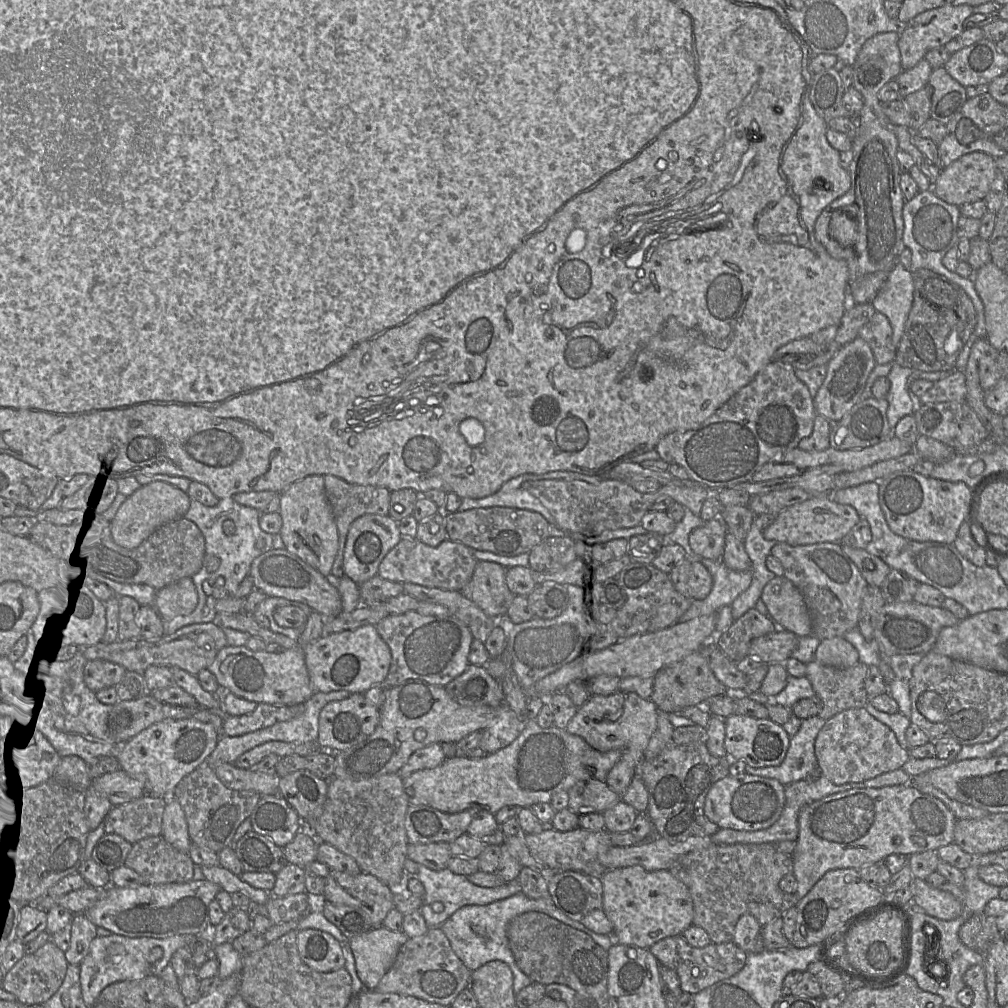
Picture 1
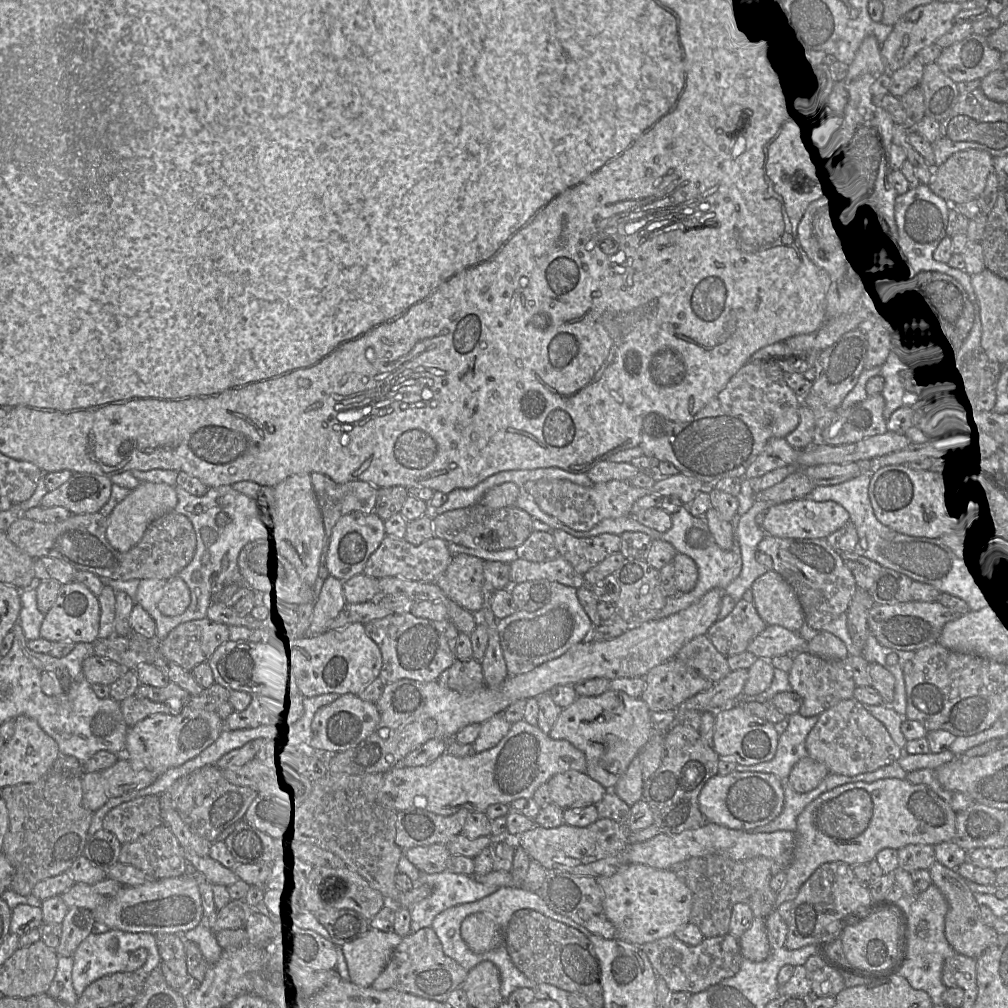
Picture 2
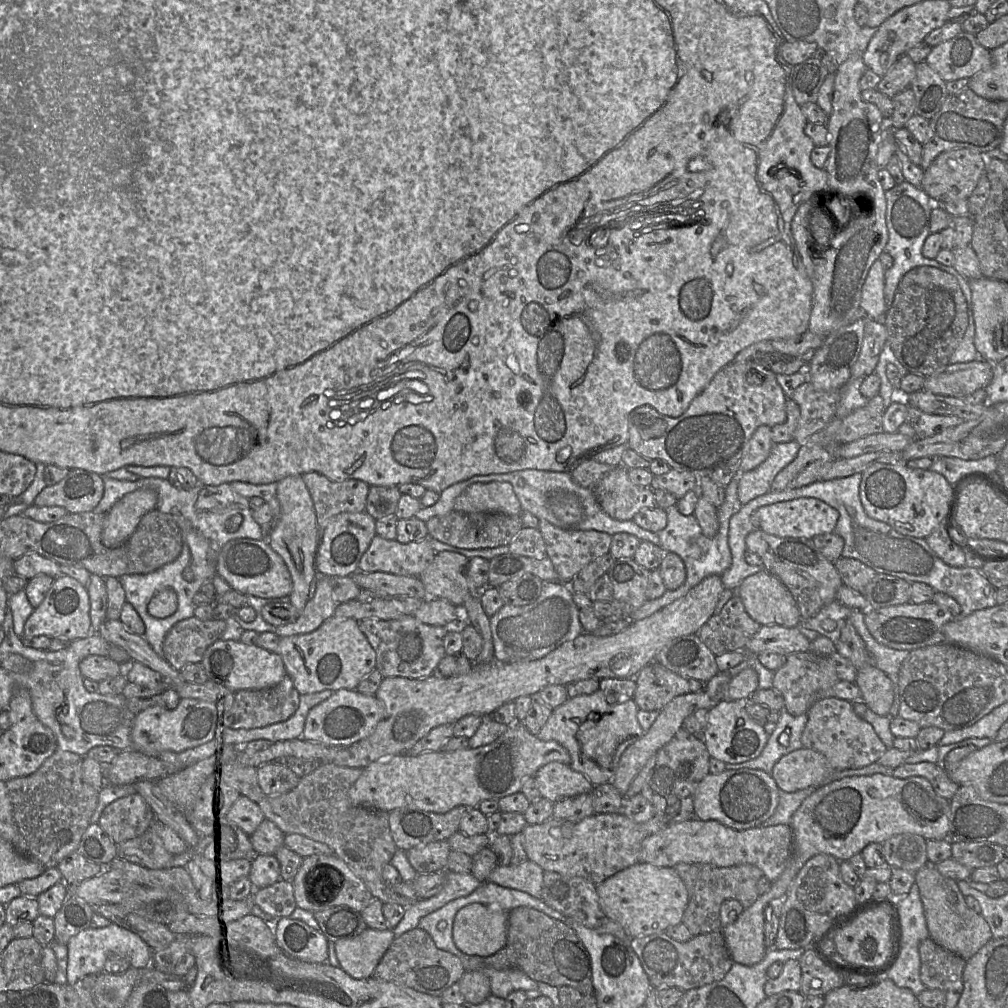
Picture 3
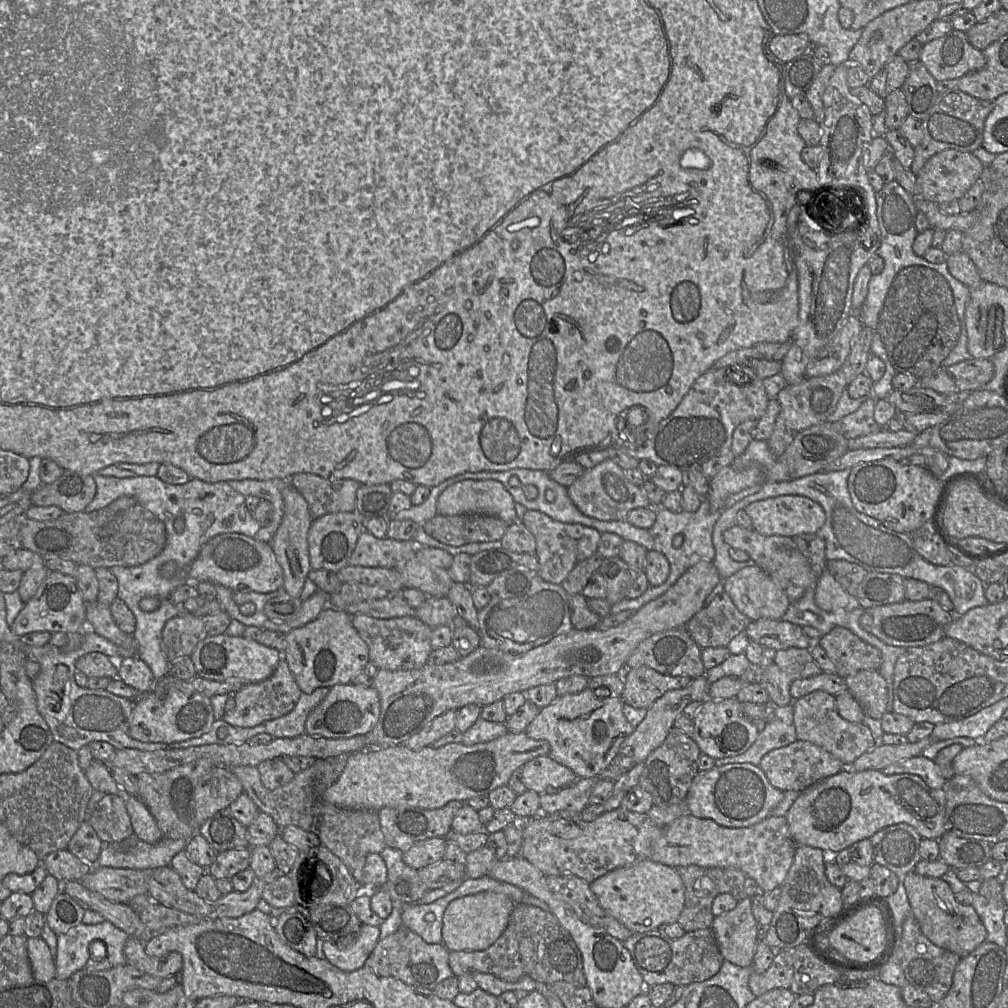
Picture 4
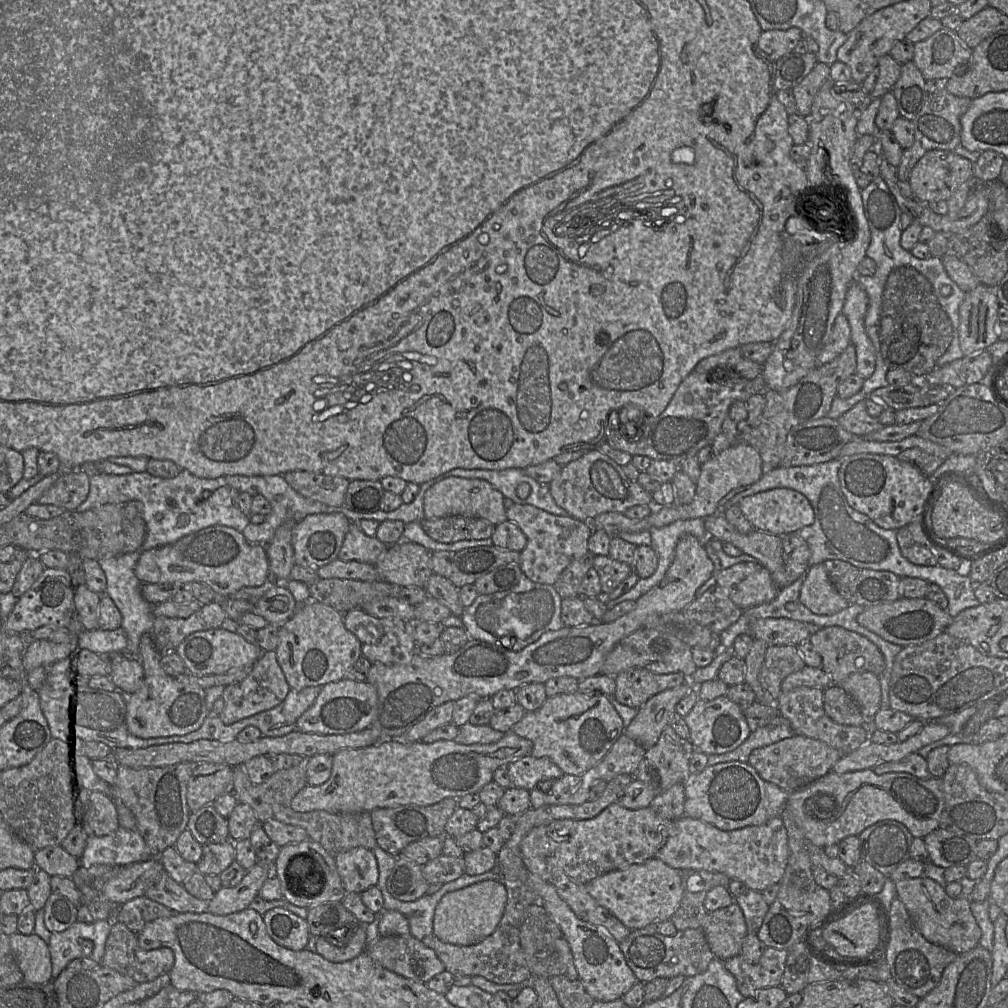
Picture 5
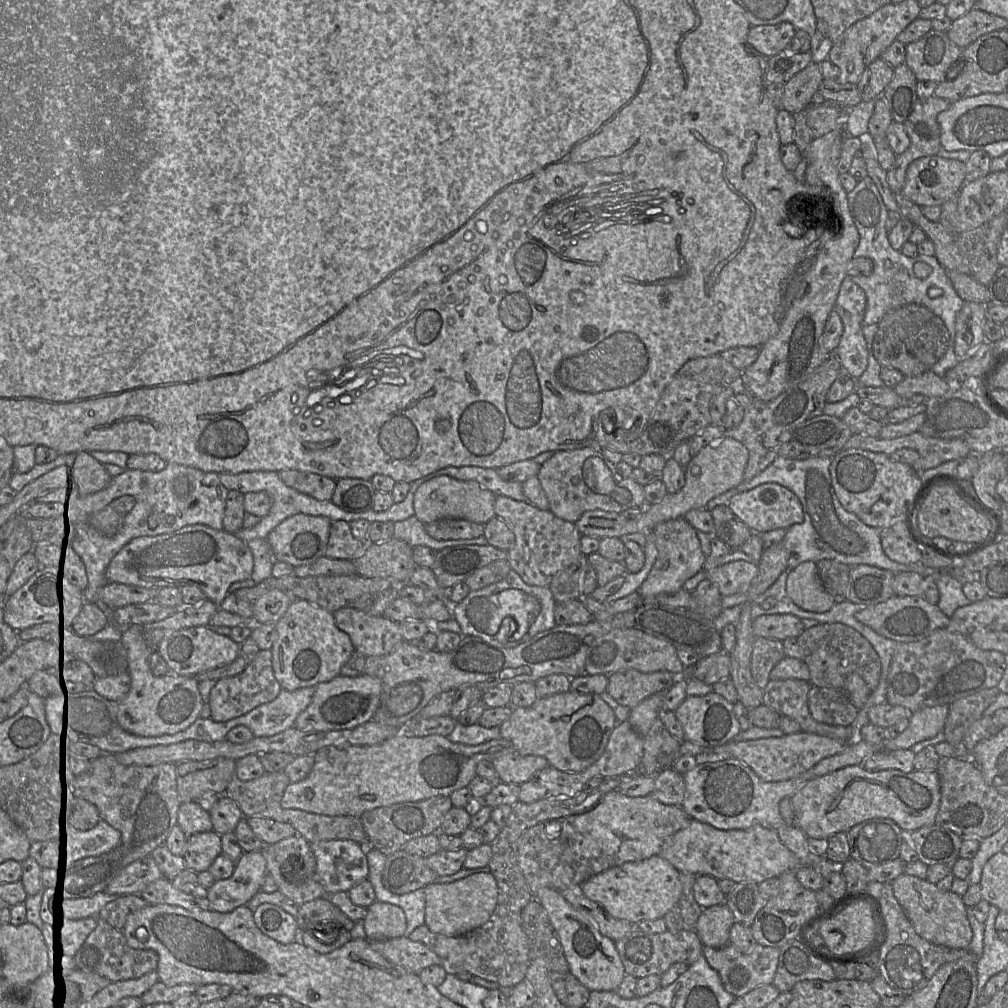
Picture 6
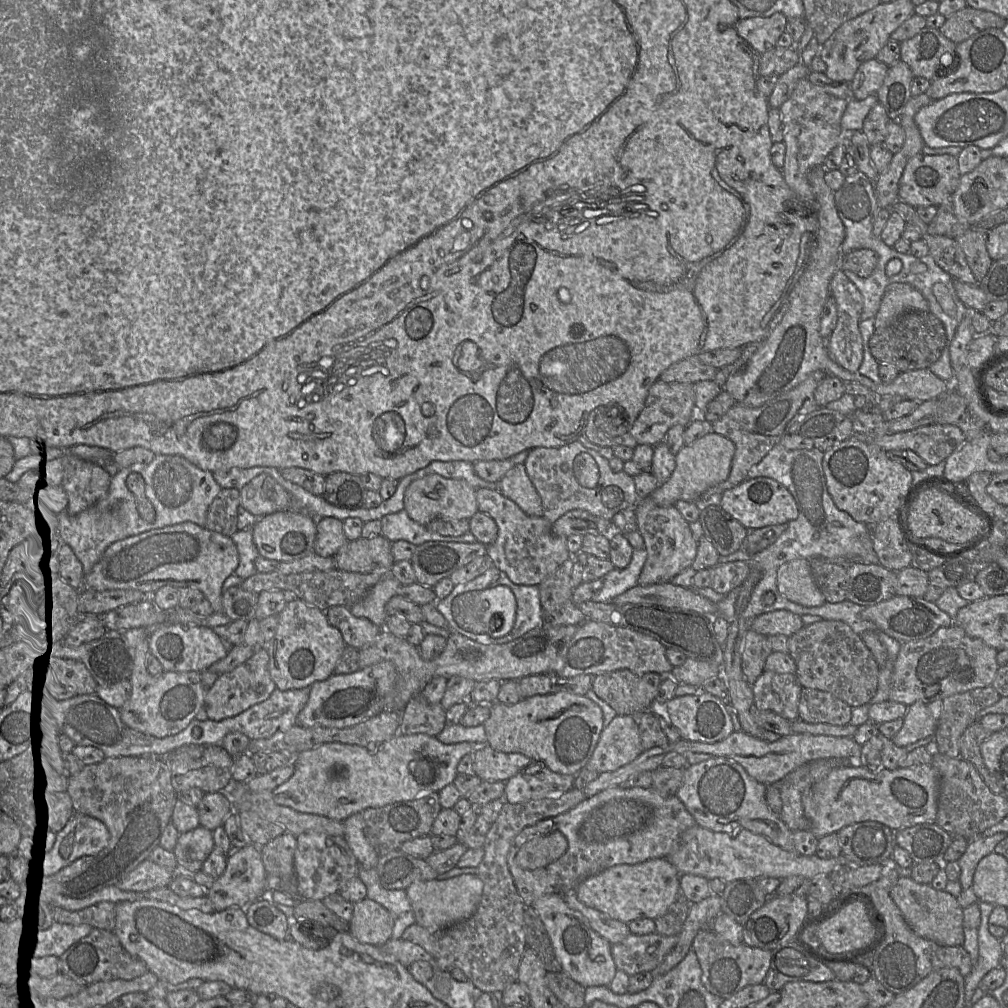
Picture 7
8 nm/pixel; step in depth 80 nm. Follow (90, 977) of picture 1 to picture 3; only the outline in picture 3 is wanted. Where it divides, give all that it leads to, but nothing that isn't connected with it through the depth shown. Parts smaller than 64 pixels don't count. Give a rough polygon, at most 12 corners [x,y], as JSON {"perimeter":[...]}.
{"perimeter":[[110,923],[66,944],[66,984],[104,971],[110,954],[134,968],[152,965],[151,948]]}

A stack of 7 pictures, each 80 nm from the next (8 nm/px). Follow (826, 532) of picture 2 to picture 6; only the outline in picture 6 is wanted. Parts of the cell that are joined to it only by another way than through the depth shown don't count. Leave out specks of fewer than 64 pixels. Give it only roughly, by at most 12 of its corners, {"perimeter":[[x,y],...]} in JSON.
{"perimeter":[[777,483],[727,505],[752,533],[802,523],[799,498]]}

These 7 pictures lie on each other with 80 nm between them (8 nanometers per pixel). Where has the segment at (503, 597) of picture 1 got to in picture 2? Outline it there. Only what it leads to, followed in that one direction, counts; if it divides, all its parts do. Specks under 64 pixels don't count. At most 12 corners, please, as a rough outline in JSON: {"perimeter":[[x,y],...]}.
{"perimeter":[[456,554],[435,583],[475,613],[489,604],[484,560]]}

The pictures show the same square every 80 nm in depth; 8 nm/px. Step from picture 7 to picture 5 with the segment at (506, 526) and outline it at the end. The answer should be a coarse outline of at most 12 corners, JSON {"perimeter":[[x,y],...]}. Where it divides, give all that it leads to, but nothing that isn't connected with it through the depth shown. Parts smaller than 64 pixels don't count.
{"perimeter":[[508,505],[527,538],[518,564],[554,585],[589,552],[591,524]]}

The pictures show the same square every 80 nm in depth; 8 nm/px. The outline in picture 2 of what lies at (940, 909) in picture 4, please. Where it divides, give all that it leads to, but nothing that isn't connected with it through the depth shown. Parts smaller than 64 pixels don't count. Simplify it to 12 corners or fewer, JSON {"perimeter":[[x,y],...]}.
{"perimeter":[[934,862],[932,883],[948,904],[945,937],[979,957],[999,936],[981,921],[967,880]]}

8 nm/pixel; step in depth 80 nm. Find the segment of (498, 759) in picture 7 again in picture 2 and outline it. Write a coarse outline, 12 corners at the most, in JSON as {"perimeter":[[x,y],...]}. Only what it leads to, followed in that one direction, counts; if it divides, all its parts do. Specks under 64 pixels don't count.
{"perimeter":[[569,770],[546,783],[551,803],[582,808],[607,789],[587,774]]}

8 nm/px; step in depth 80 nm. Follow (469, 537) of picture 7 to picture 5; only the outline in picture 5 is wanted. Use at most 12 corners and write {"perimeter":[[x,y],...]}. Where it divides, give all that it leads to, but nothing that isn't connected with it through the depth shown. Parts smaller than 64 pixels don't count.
{"perimeter":[[419,521],[405,524],[403,540],[430,551],[457,552],[493,545],[491,538],[438,542]]}

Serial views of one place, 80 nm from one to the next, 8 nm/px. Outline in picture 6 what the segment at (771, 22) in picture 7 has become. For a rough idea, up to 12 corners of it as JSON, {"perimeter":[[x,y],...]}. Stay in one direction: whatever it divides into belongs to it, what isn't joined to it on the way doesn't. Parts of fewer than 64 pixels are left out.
{"perimeter":[[789,22],[751,26],[747,41],[769,58],[785,51]]}

